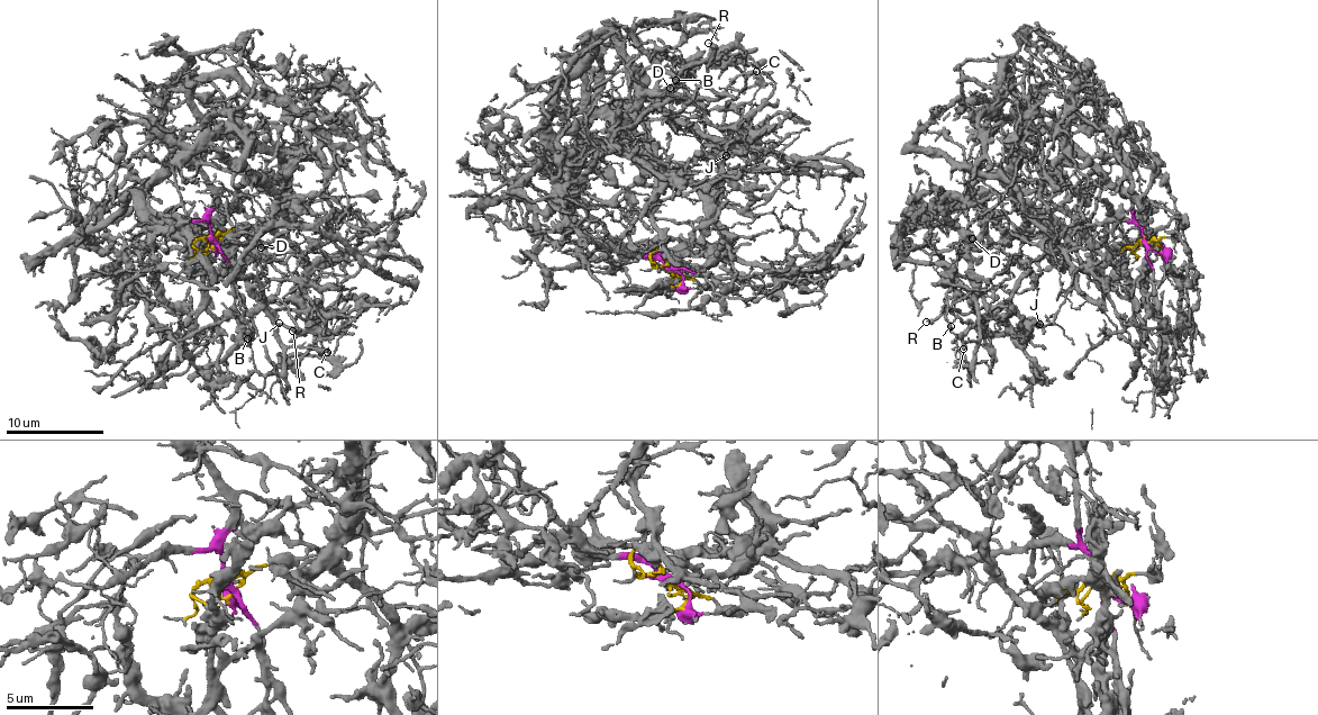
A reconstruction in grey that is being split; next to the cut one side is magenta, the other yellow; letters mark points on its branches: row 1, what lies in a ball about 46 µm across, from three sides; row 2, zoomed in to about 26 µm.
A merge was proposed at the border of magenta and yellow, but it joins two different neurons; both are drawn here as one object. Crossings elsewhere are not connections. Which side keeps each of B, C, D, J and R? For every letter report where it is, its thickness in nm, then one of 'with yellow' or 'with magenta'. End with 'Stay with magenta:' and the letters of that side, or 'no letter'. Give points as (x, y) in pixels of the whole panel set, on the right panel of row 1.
B: place (951, 326); calibre 140 nm; with yellow
C: place (963, 349); calibre 360 nm; with yellow
D: place (972, 238); calibre 190 nm; with yellow
J: place (1039, 324); calibre 200 nm; with yellow
R: place (926, 322); calibre 280 nm; with yellow
Stay with magenta: no letter

